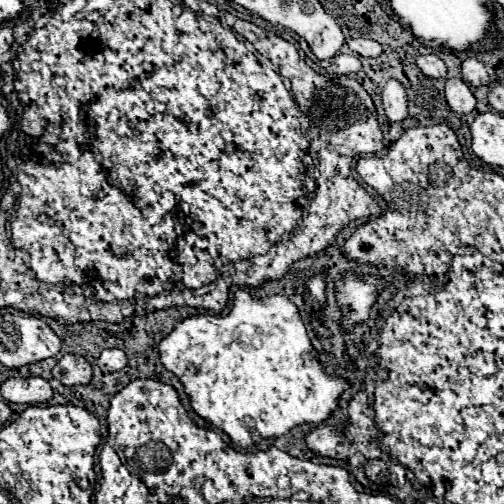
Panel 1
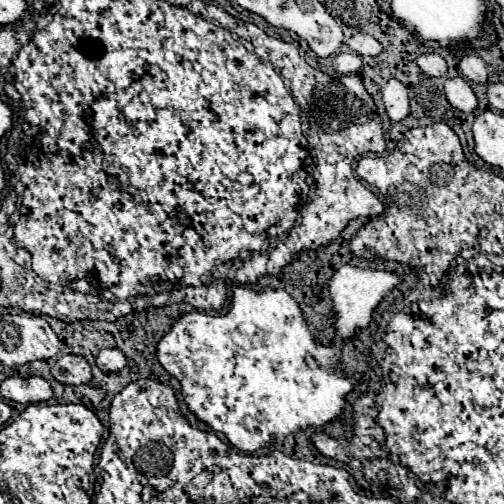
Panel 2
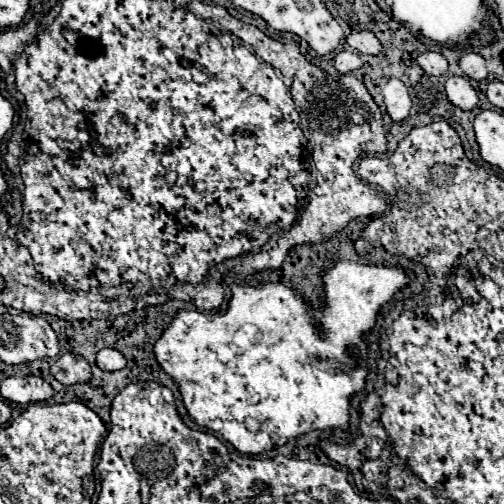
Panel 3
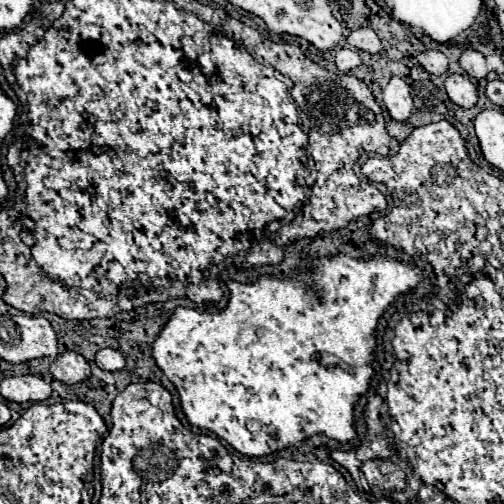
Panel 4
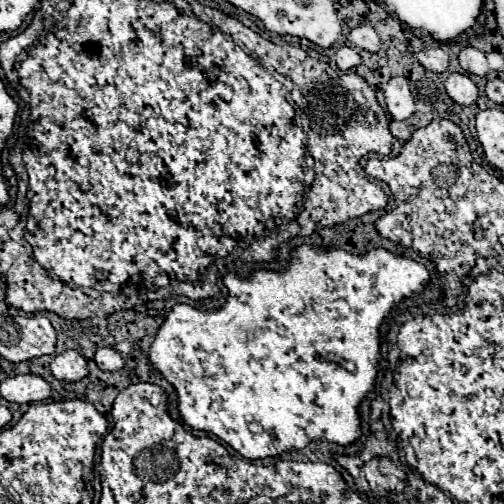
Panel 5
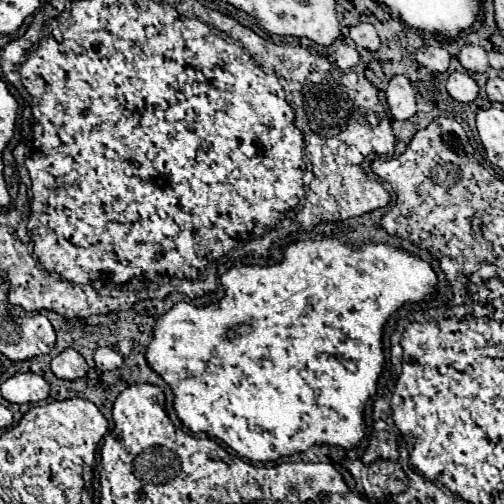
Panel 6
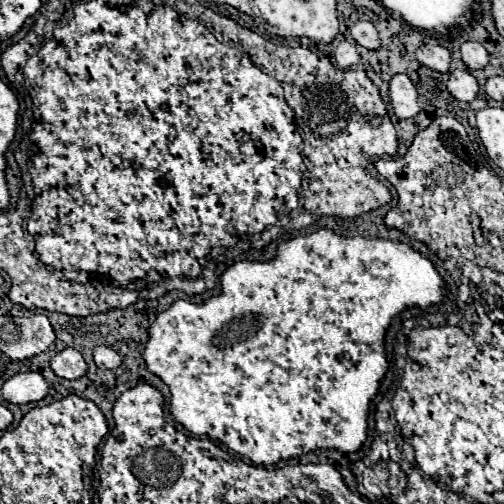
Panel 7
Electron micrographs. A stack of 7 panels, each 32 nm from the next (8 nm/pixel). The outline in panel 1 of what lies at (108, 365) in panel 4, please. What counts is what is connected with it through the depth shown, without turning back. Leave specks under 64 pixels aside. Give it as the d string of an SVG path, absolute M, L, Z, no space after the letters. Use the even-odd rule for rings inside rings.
M112 348L112 350L102 350L100 356L98 356L98 366L102 372L118 372L122 370L124 366L128 364L126 360L126 354L118 348Z

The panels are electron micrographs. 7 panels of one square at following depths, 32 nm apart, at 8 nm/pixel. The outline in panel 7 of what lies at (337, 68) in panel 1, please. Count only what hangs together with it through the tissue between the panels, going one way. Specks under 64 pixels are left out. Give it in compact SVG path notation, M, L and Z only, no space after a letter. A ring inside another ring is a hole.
M340 40L336 44L334 58L336 58L336 64L340 68L350 68L350 66L354 66L354 64L360 62L360 54L358 54L356 46L352 42L348 42L348 40Z

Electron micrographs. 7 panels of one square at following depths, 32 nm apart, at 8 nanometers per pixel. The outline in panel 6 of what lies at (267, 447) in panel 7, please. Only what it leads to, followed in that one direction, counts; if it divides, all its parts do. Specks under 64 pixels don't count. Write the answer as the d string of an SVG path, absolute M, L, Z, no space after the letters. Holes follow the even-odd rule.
M316 234L314 238L290 242L282 250L282 260L276 264L236 264L226 274L220 276L224 296L206 306L194 306L188 302L176 302L166 314L162 314L152 330L152 340L146 348L148 366L162 376L162 380L172 388L174 394L174 412L178 420L194 434L204 432L210 438L222 440L226 446L234 448L240 456L252 462L276 462L284 456L304 452L310 446L338 446L342 450L354 450L364 438L364 408L370 396L376 394L378 378L384 370L384 350L382 350L382 330L388 318L408 302L424 304L438 296L438 276L428 262L420 256L410 254L402 246L390 246L386 242L340 242L330 234Z

